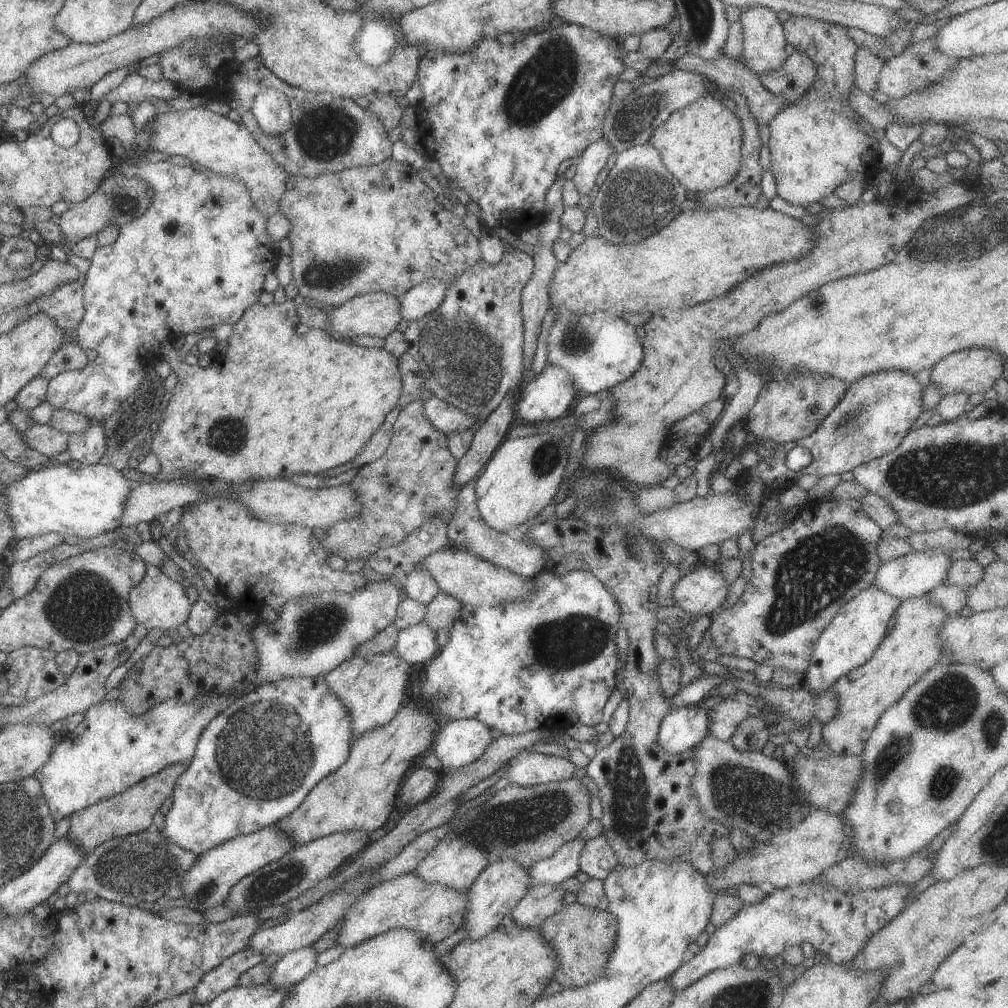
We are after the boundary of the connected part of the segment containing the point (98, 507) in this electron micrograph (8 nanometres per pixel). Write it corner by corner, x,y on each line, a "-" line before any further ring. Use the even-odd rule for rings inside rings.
54,461
44,468
30,471
25,478
8,487
2,486
1,492
8,496
7,511
15,524
14,543
24,537
46,533
78,536
82,541
121,526
133,486
132,480
110,465
76,465

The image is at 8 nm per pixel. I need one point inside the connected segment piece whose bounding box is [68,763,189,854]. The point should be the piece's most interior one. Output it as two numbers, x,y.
129,812

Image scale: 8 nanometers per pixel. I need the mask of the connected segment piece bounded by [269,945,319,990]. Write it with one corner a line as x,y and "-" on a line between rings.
308,945
301,949
286,953
276,965
274,965
269,981
277,987
292,988
299,983
309,972
318,967
319,953

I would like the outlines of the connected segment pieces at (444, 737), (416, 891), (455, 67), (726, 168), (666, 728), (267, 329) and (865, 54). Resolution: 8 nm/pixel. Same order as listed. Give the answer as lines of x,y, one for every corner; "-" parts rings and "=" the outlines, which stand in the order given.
478,719
443,721
432,748
443,764
442,772
476,762
493,741
490,729
=
414,871
401,874
373,886
348,908
344,918
337,923
341,924
344,921
344,927
341,929
336,944
353,947
392,929
416,931
430,943
435,944
452,936
465,924
465,914
469,906
467,892
466,890
457,891
442,883
425,883
425,880
=
562,22
558,28
550,30
536,30
526,33
524,40
515,41
514,44
505,45
498,41
496,37
486,37
476,46
467,51
457,53
452,51
438,51
428,49
421,56
418,67
418,81
423,90
424,96
421,99
422,108
418,114
418,133
427,150
430,158
436,159
442,169
442,176
445,182
452,181
454,190
465,190
472,200
472,204
480,206
481,227
490,232
499,228
509,228
511,231
520,234
522,231
537,227
544,220
545,198
548,189
557,179
556,171
563,160
572,157
580,157
583,152
598,139
603,138
603,124
609,105
613,100
613,90
618,82
618,77
624,70
624,57
629,53
623,48
624,40
605,35
594,29
579,25
578,23
=
706,95
680,110
653,132
649,143
660,151
666,168
697,195
727,185
741,169
741,120
720,99
=
700,704
673,707
662,719
658,742
672,754
696,749
709,734
708,710
=
286,299
283,303
273,302
264,306
258,302
246,308
242,318
233,324
232,334
227,338
229,346
225,355
213,354
213,361
206,368
175,360
178,351
171,347
171,342
162,344
161,354
173,362
171,371
176,373
178,381
166,409
160,415
158,430
149,442
151,452
156,455
161,464
157,480
171,481
190,476
240,484
260,479
286,479
295,474
322,474
329,468
354,460
362,452
370,437
382,426
386,415
400,400
403,393
399,360
384,347
363,347
352,340
336,338
328,330
309,328
298,317
298,305
299,299
=
859,47
855,61
855,85
864,94
872,95
878,88
876,82
885,60
876,56
870,48

